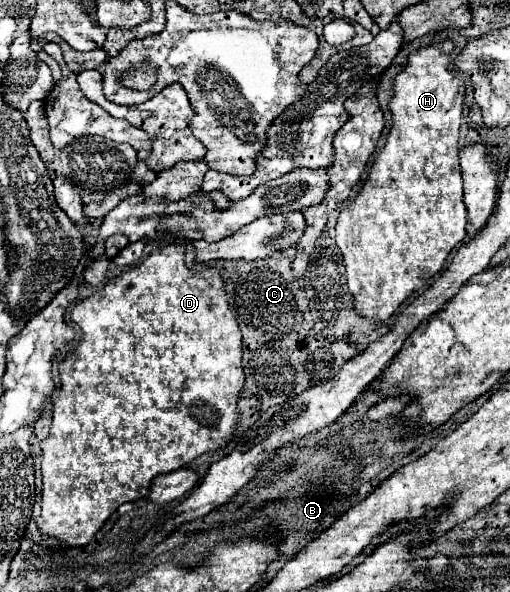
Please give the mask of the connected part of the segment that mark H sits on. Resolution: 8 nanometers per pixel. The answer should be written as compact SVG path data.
M443 40L423 46L407 58L405 68L393 82L393 98L389 102L393 126L385 148L369 168L367 180L357 198L341 210L335 226L337 246L341 248L347 268L347 286L353 294L355 310L365 318L387 322L399 304L425 286L429 278L443 268L449 252L467 238L467 212L463 206L459 170L459 122L465 78L451 68L449 58L453 50L455 42Z

